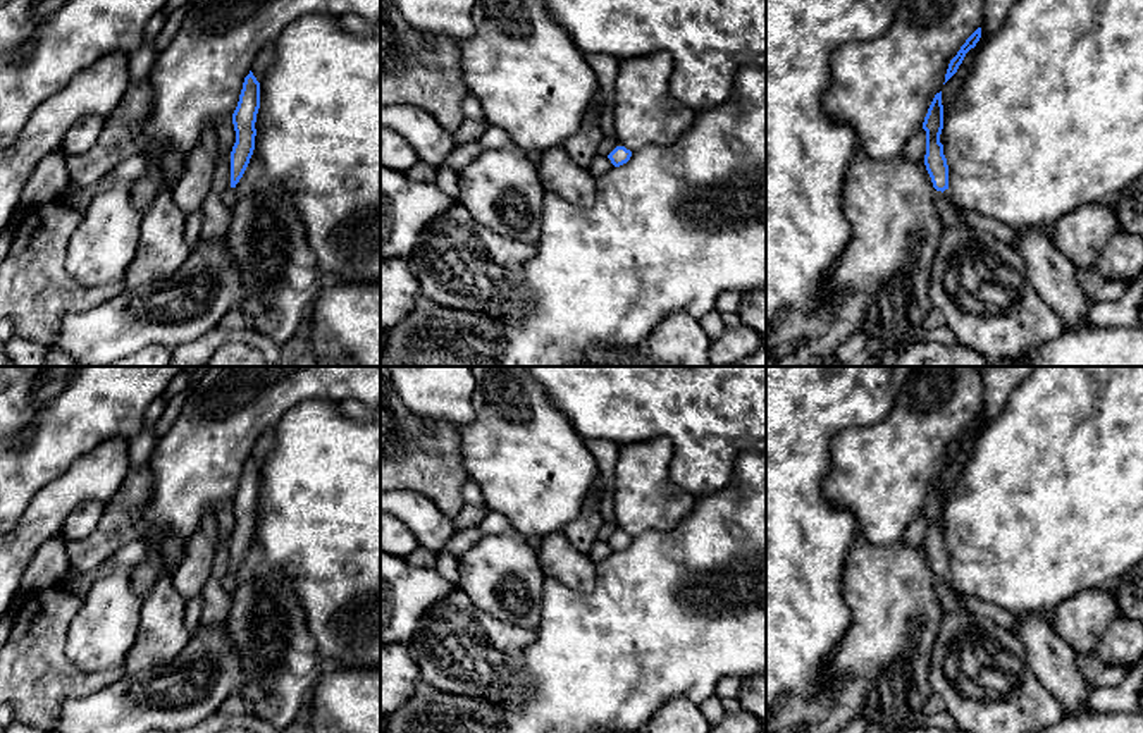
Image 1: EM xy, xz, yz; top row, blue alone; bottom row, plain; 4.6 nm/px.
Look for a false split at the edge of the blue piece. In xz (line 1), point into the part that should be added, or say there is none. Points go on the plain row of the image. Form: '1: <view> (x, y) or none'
1: none

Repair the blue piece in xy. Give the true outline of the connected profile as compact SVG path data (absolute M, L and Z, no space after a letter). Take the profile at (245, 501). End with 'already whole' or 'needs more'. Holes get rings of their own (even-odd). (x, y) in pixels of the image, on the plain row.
M250 456L244 463L238 492L232 499L236 528L231 537L231 573L236 573L243 563L255 535L255 508L260 494L260 468Z; already whole

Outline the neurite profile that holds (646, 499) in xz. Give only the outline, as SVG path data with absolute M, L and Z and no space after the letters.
M666 437L620 446L615 471L615 520L632 539L675 528L697 497L671 482L673 444Z

